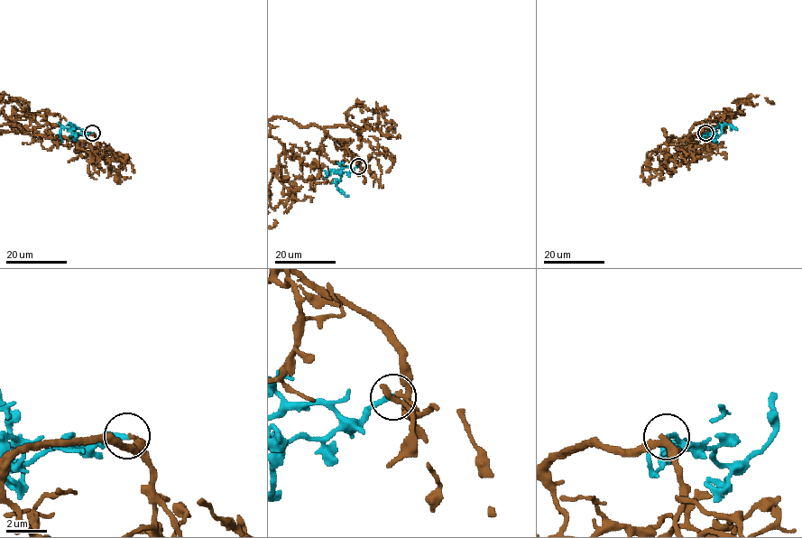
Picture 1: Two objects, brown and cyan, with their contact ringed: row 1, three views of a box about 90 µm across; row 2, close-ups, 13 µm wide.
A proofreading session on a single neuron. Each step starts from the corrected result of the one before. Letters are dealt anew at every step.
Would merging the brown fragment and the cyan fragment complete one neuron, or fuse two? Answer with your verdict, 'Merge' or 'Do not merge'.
Merge

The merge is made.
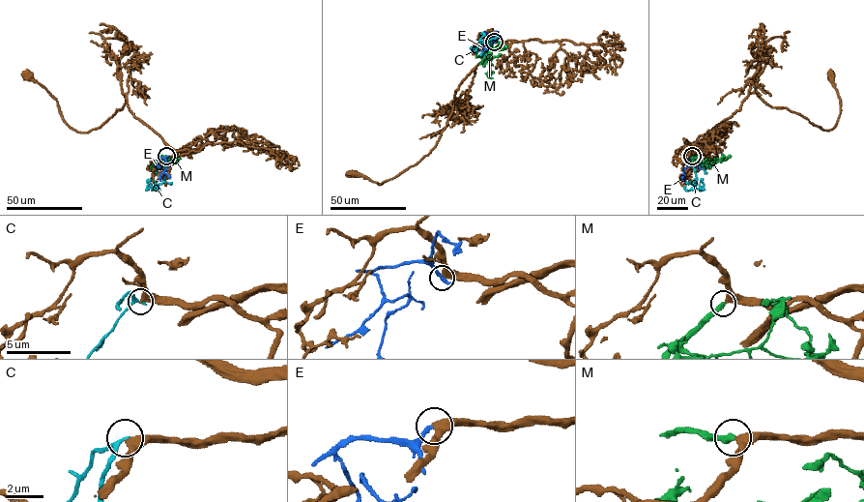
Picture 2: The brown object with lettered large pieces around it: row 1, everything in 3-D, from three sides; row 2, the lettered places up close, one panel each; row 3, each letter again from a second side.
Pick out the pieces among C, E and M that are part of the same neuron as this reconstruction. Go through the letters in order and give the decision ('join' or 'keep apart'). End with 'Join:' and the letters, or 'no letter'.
C: keep apart
E: keep apart
M: join
Join: M

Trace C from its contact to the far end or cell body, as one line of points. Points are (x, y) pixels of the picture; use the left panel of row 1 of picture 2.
C: (166, 156), (162, 182), (153, 189), (149, 185), (150, 181), (147, 182)

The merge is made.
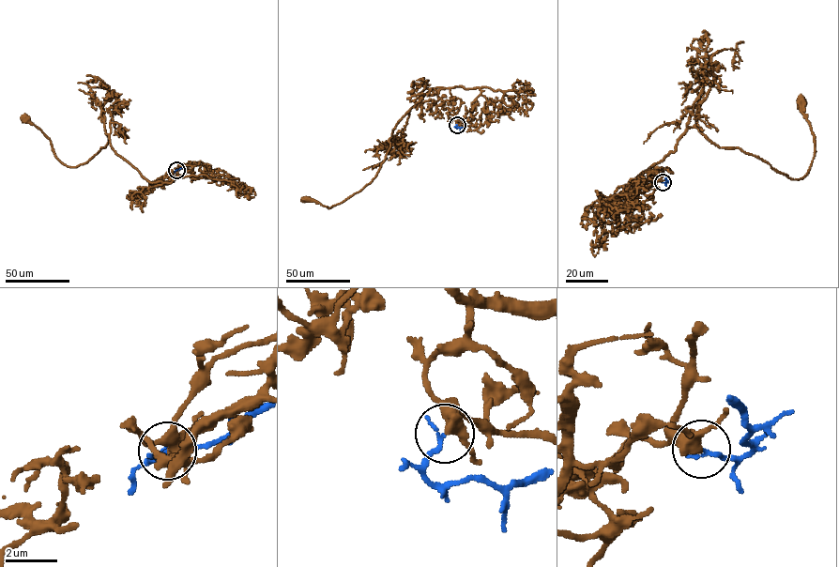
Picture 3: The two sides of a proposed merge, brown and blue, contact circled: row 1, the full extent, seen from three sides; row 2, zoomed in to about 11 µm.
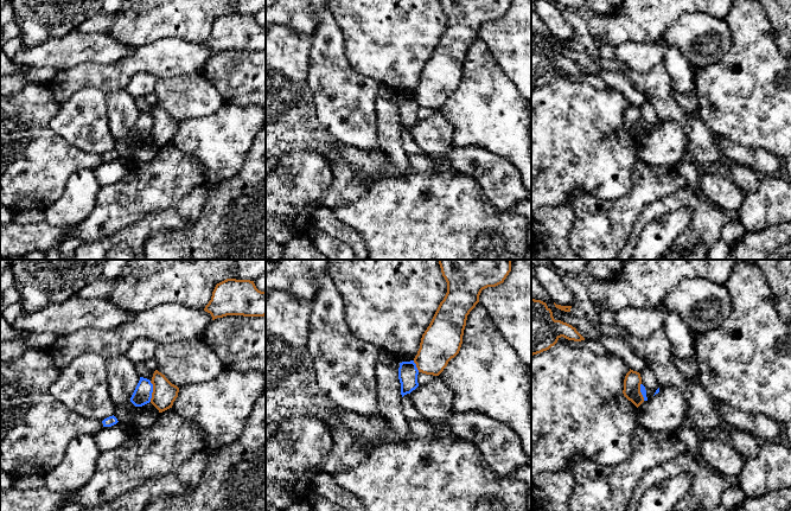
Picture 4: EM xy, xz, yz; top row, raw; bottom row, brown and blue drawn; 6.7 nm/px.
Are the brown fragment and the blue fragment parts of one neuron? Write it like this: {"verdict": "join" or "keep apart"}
{"verdict": "keep apart"}

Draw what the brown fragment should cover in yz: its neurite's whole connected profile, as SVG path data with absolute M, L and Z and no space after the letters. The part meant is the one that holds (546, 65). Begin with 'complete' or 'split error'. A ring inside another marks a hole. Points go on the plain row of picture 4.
complete; M531 33L531 91L549 84L561 71L574 76L585 75L575 62L555 55L546 37Z

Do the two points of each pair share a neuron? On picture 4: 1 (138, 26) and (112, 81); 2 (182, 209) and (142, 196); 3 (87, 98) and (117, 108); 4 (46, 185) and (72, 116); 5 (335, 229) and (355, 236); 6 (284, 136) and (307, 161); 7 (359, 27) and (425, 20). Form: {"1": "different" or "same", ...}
{"1": "different", "2": "different", "3": "different", "4": "different", "5": "same", "6": "different", "7": "same"}

